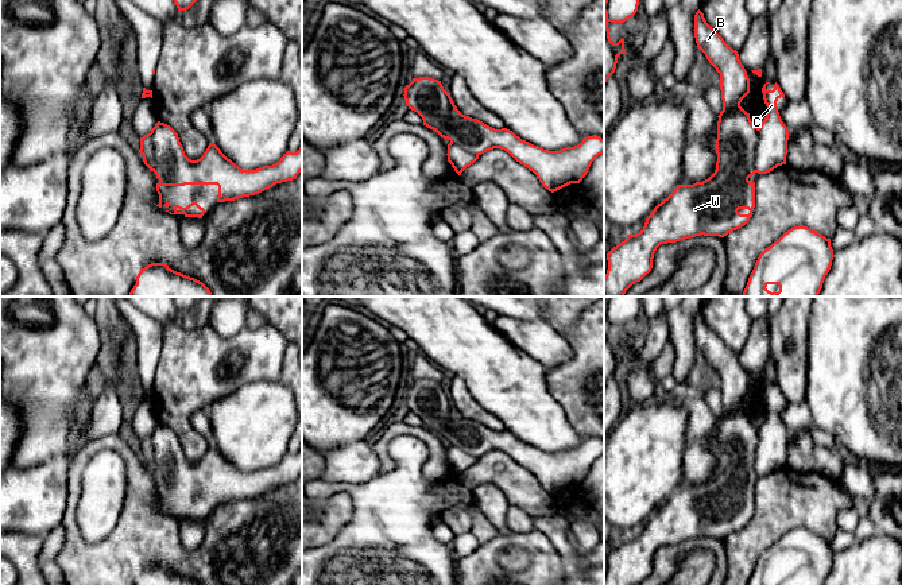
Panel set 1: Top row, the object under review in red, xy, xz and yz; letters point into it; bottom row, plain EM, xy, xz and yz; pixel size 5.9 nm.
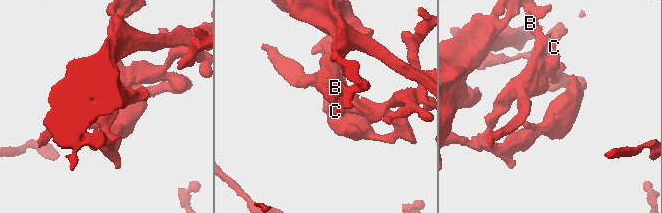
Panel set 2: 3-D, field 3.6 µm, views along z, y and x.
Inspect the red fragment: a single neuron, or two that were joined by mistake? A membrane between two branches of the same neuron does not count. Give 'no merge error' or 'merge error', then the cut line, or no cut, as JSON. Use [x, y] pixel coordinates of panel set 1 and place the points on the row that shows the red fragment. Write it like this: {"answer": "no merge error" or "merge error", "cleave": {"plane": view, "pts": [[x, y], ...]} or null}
{"answer": "merge error", "cleave": {"plane": "yz", "pts": [[758, 128], [755, 171]]}}

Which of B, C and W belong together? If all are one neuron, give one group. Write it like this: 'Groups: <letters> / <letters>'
Groups: B W / C

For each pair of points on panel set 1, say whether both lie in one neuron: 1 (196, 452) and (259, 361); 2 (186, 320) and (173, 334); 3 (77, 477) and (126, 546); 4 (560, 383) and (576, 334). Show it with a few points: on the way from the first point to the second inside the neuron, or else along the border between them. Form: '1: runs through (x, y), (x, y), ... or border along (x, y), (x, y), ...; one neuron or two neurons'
1: runs through (185, 423), (185, 411), (213, 383), (231, 382); one neuron
2: border along (174, 322), (184, 328), (206, 325); two neurons
3: runs through (72, 506), (73, 537), (86, 550), (97, 550); one neuron
4: runs through (572, 371), (579, 364), (579, 347); one neuron

